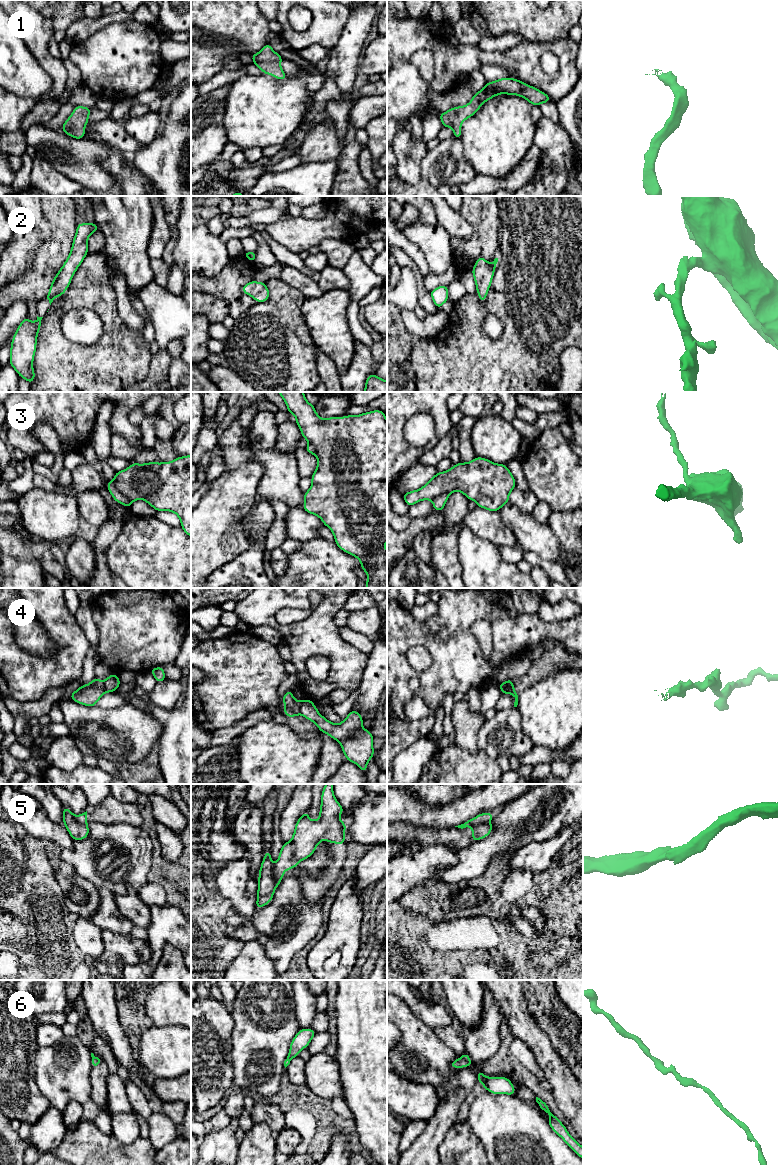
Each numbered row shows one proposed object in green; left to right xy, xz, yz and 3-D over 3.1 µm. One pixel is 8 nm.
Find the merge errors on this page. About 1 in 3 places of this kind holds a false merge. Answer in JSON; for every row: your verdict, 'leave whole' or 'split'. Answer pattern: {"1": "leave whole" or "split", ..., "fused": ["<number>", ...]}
{"1": "leave whole", "2": "leave whole", "3": "split", "4": "split", "5": "split", "6": "leave whole", "fused": ["3", "4", "5"]}

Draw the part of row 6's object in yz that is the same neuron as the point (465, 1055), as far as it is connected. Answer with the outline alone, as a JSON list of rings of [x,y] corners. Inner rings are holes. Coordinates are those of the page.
[[[466,1052],[460,1058],[458,1058],[457,1060],[450,1063],[451,1067],[460,1068],[460,1069],[463,1068],[463,1067],[467,1067],[468,1065],[470,1067],[473,1066],[471,1059]]]

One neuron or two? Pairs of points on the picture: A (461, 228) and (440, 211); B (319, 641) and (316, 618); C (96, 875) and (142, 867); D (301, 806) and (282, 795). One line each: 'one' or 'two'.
A: one
B: one
C: one
D: two

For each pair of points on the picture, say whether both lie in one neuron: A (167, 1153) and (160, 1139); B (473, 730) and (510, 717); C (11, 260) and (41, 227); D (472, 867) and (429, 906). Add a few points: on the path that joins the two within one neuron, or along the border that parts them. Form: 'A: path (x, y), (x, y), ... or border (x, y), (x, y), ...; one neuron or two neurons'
A: border (179, 1135), (157, 1150); two neurons
B: border (486, 719), (478, 733), (477, 750); two neurons
C: path (20, 251), (34, 237), (38, 236); one neuron
D: border (436, 876), (449, 883), (457, 883), (475, 878); two neurons

